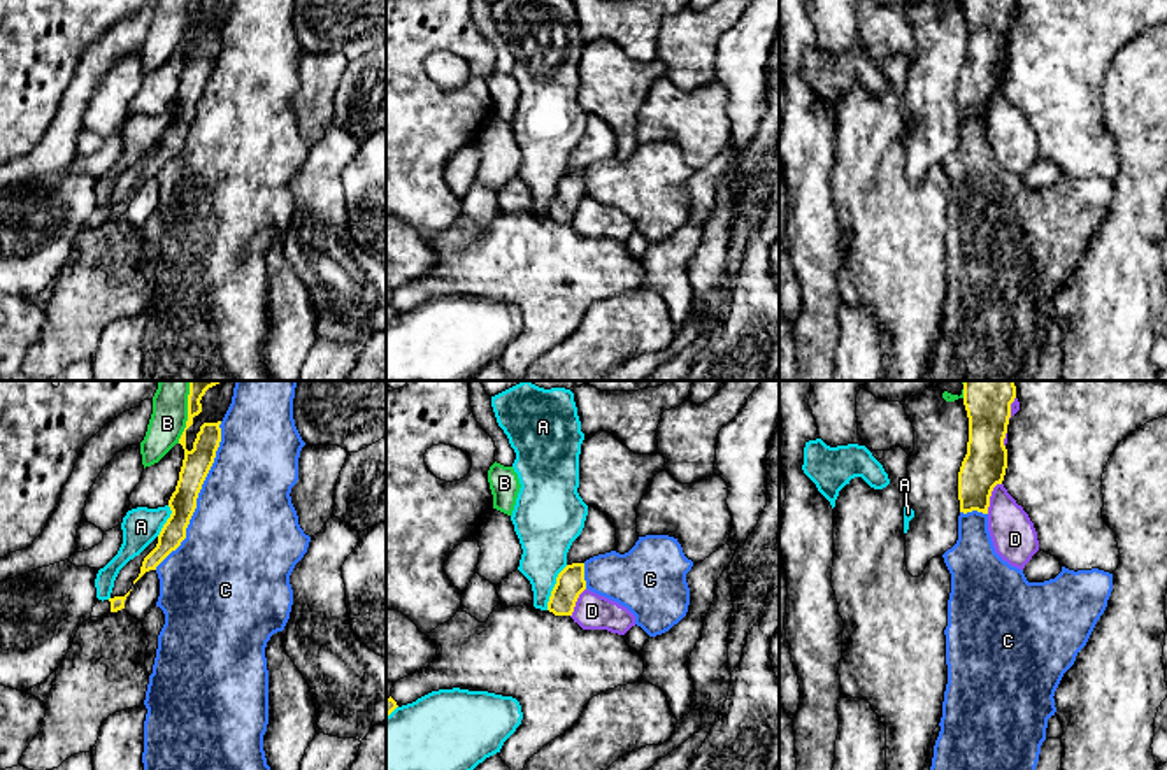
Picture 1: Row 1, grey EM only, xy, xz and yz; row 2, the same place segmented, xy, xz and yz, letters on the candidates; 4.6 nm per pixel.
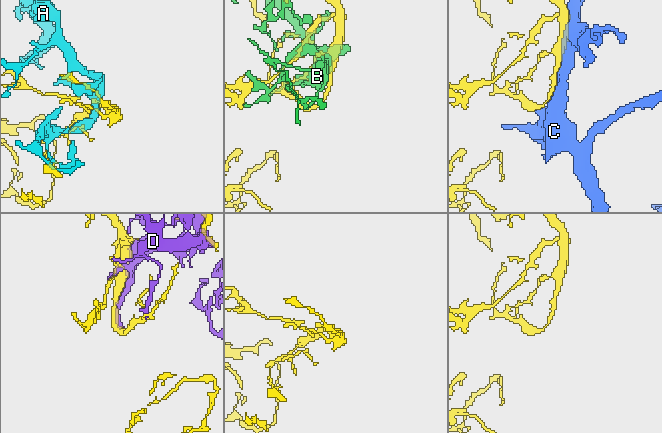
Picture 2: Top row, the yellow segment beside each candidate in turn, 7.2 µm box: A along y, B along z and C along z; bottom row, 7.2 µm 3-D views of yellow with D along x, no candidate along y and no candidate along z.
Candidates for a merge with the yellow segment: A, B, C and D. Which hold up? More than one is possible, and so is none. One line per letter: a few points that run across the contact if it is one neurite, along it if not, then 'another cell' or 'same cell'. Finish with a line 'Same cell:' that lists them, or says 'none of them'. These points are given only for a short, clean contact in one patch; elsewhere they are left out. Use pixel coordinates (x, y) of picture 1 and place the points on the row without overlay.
A: another cell
B: another cell
C: another cell
D: another cell
Same cell: none of them

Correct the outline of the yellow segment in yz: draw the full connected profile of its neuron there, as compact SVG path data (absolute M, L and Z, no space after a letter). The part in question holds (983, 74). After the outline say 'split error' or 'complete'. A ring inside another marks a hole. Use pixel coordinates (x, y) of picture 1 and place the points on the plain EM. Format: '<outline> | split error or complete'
M963 0L969 25L967 61L958 79L960 119L988 121L990 103L1007 75L1004 46L1016 0Z | complete

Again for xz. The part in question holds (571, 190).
M584 170L567 172L556 184L548 217L555 223L572 223L576 209L584 196Z | complete

